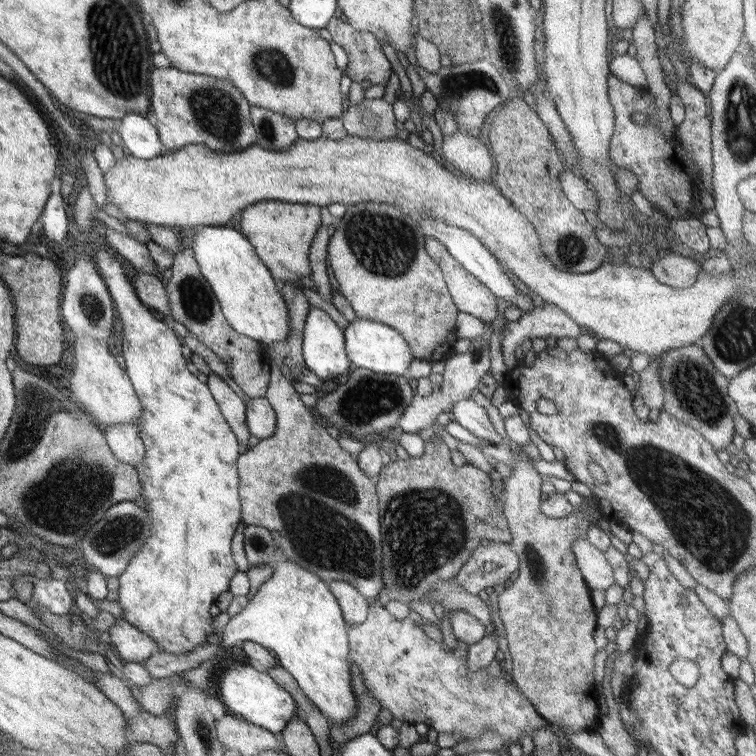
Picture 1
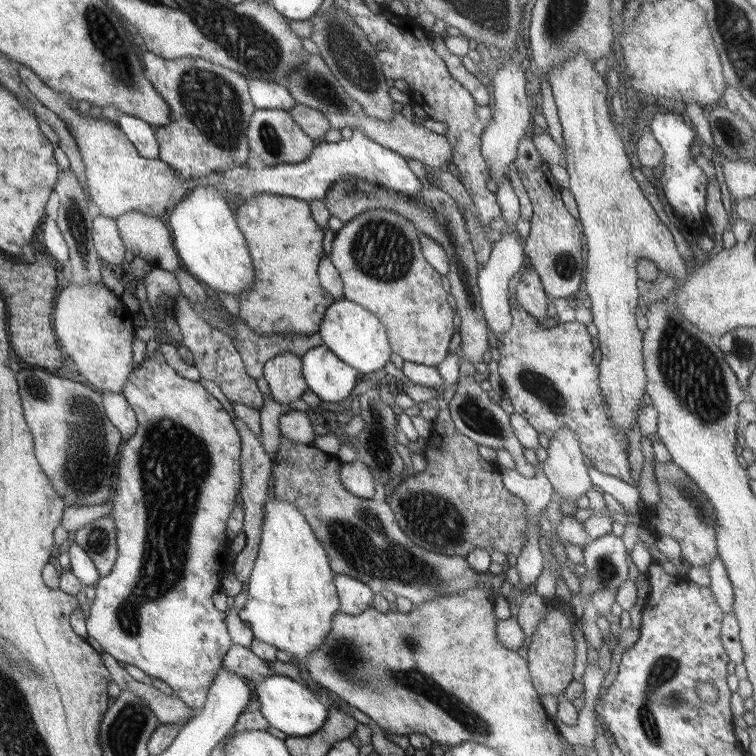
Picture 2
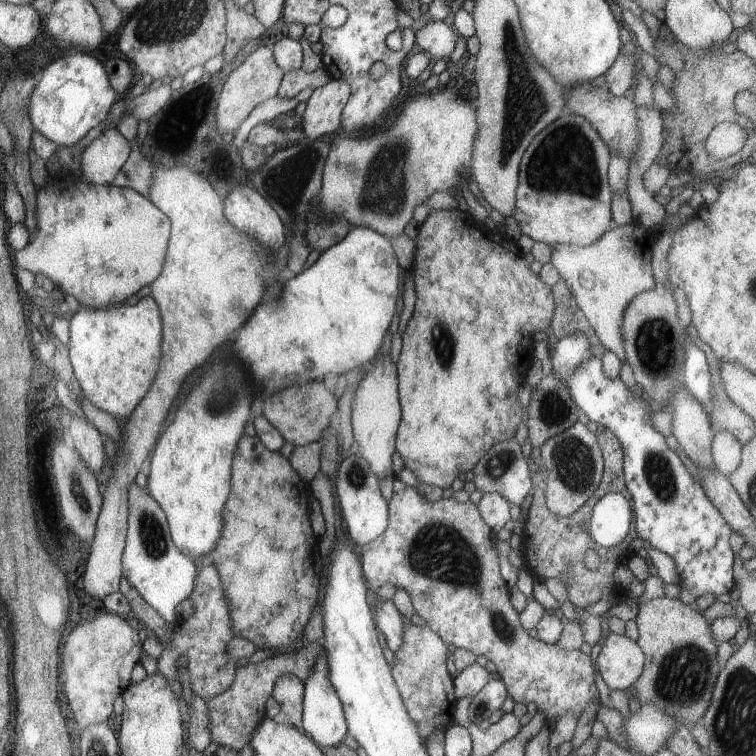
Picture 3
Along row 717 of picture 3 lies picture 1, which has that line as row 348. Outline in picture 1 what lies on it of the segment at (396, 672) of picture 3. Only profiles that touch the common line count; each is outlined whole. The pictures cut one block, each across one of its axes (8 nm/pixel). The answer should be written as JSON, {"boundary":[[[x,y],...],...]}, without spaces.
{"boundary":[[[365,203],[349,205],[344,216],[334,221],[332,236],[326,248],[326,259],[332,282],[349,302],[355,316],[371,319],[395,330],[411,348],[413,359],[445,361],[456,344],[458,310],[448,293],[442,273],[424,248],[424,235],[418,222],[405,216],[393,205]]]}

